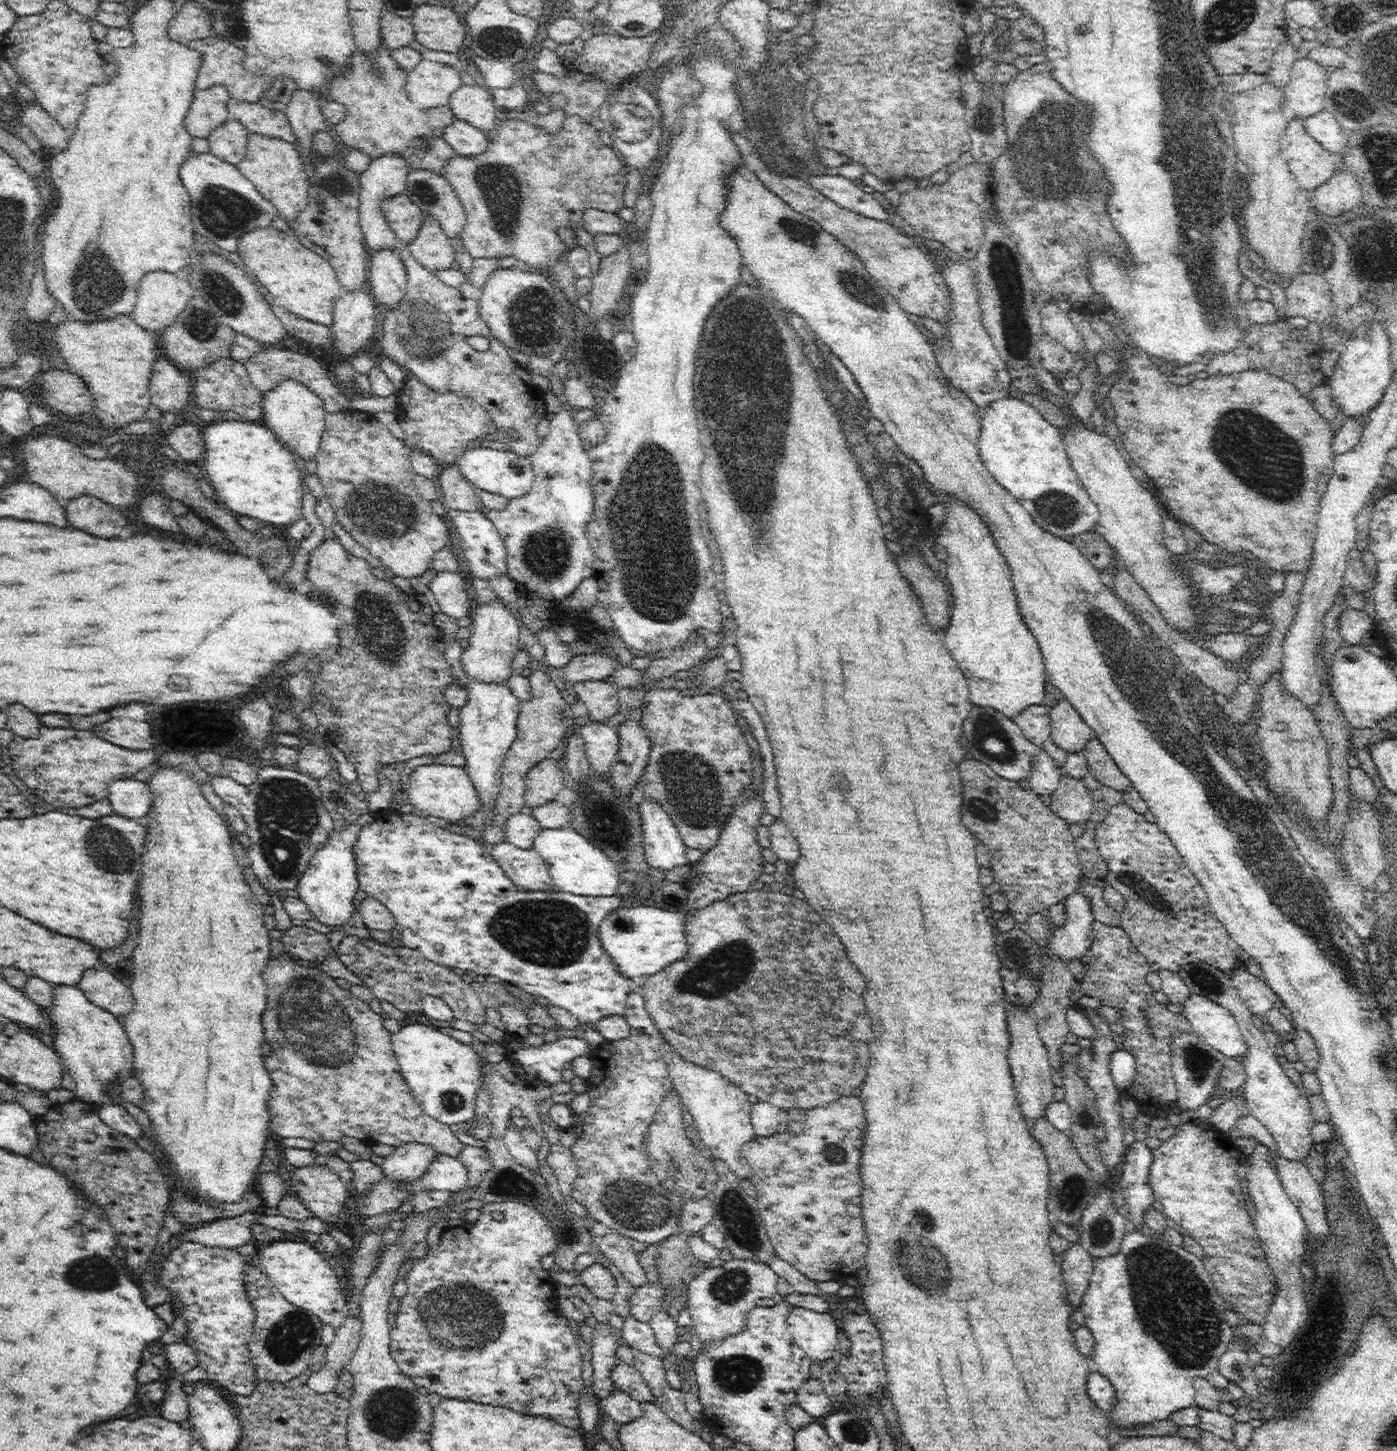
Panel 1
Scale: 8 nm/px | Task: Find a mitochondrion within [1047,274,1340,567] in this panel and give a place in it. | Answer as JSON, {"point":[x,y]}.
{"point":[1255,452]}

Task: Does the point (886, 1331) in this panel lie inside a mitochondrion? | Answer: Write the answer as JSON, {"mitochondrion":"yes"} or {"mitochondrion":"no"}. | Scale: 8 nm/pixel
{"mitochondrion":"no"}

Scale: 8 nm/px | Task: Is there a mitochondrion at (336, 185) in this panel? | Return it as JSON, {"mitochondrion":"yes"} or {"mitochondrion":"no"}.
{"mitochondrion":"yes"}

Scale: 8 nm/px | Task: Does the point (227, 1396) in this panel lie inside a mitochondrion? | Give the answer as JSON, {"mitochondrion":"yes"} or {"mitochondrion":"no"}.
{"mitochondrion":"no"}

